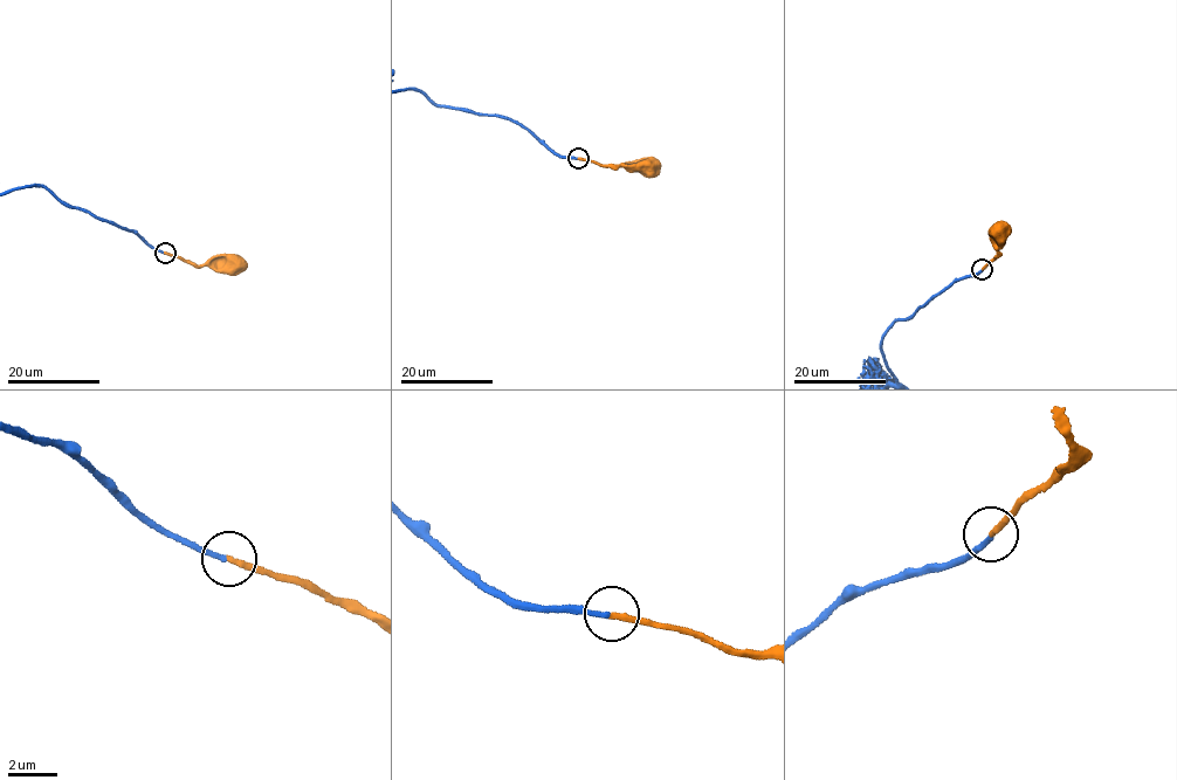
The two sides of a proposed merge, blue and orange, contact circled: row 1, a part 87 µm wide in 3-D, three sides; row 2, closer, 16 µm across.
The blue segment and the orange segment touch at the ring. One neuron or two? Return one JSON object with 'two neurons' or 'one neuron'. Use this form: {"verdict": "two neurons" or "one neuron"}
{"verdict": "one neuron"}

